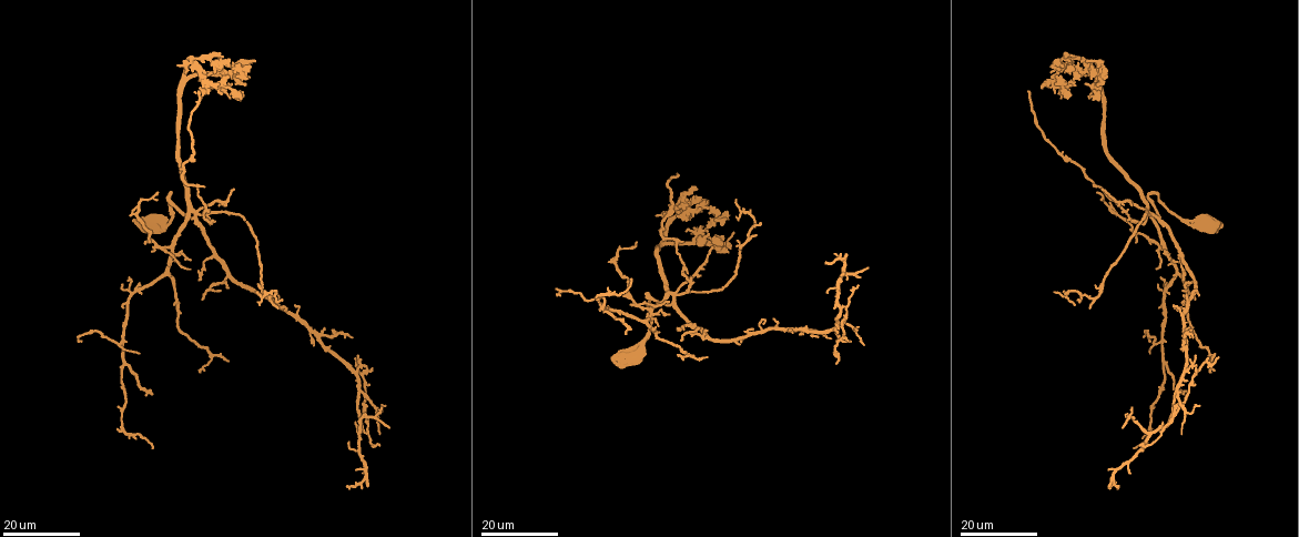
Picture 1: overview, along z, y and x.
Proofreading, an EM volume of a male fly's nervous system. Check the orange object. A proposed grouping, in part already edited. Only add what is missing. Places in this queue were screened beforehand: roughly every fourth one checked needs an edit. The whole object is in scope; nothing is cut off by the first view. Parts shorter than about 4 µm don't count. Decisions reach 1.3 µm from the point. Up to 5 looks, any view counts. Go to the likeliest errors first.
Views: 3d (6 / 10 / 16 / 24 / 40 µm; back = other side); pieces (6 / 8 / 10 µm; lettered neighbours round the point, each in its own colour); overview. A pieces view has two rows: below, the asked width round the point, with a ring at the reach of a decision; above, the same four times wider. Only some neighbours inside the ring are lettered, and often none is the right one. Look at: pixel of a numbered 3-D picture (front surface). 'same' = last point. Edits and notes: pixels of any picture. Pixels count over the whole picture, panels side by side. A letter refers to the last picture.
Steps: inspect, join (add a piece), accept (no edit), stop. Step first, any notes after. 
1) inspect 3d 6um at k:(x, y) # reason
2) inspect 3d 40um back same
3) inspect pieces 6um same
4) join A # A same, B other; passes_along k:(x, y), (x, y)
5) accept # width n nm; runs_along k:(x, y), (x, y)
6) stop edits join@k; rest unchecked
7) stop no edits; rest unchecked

inspect 3d 24um at 1:(846, 253) # tapers out

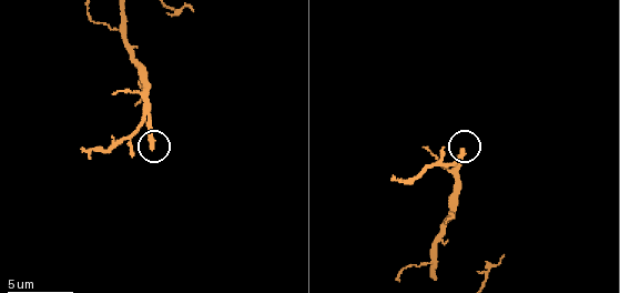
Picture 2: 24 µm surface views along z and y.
inspect pieces 8um at 2:(463, 151)

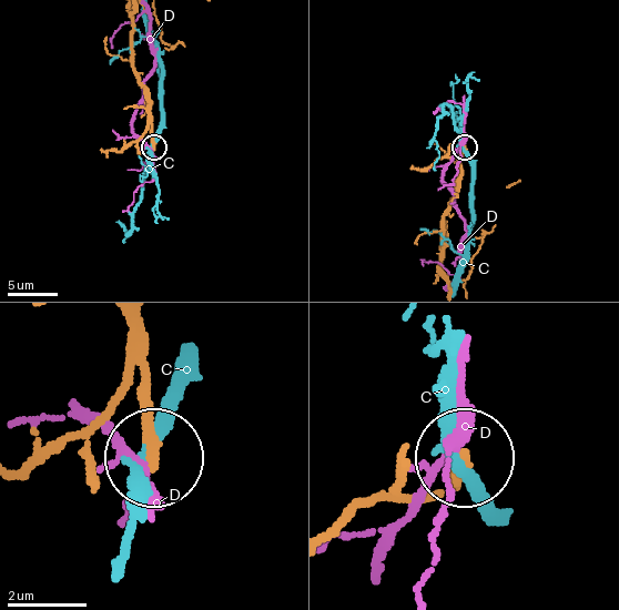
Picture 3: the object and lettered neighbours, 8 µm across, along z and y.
accept # width 180 nm; C other, D other; runs_along 3:(130, 321), (130, 380), (150, 457); no lettered piece goes on from it

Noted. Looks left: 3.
inspect 3d 24um at 1:(226, 361) # an open end

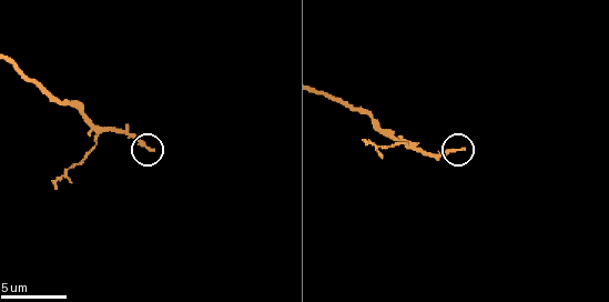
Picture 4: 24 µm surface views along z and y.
inspect pieces 6um at 4:(462, 149)

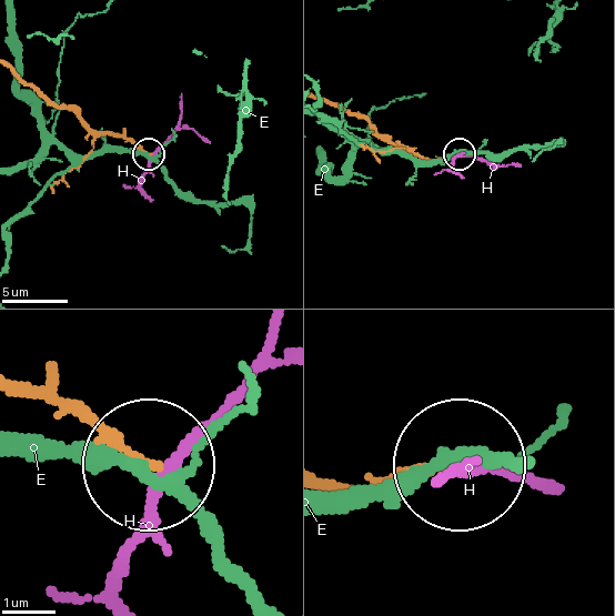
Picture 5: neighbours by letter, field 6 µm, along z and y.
accept # E other, H other; runs_along 5:(11, 385), (78, 403), (140, 461); no lettered piece goes on from it

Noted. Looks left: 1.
stop no edits; rest unchecked

